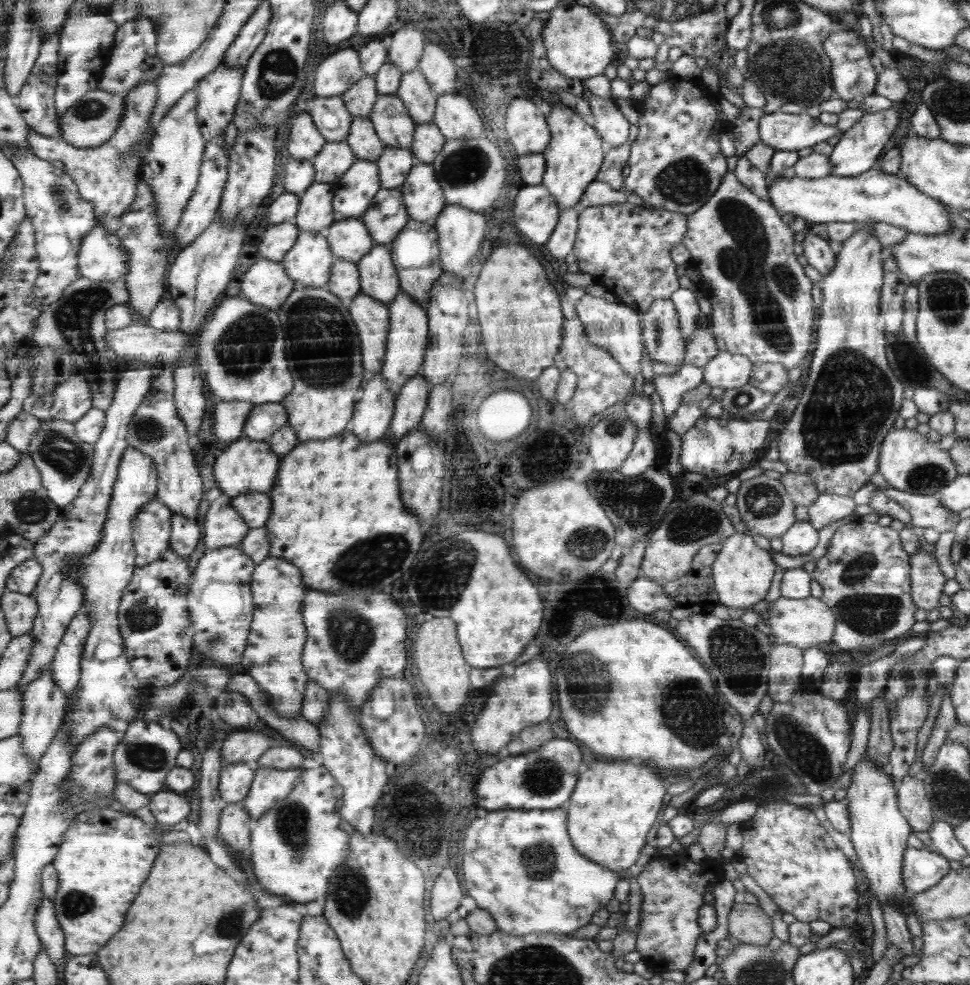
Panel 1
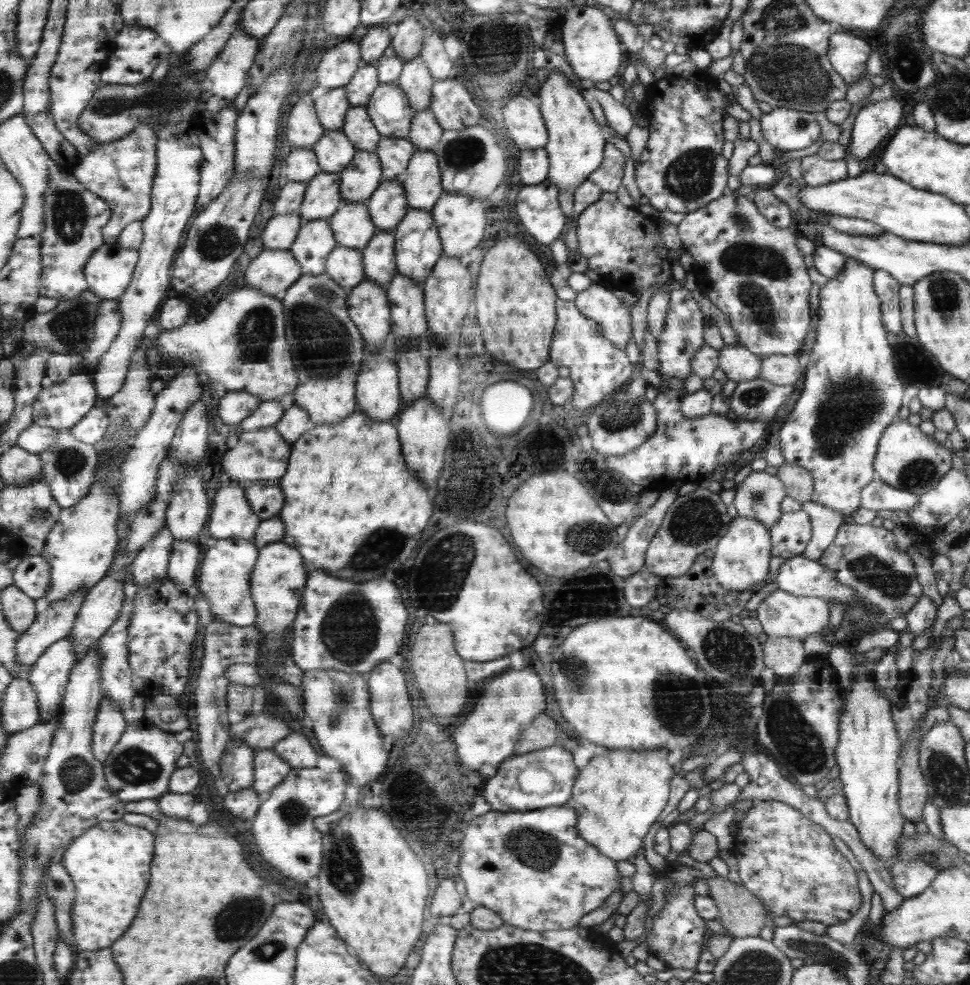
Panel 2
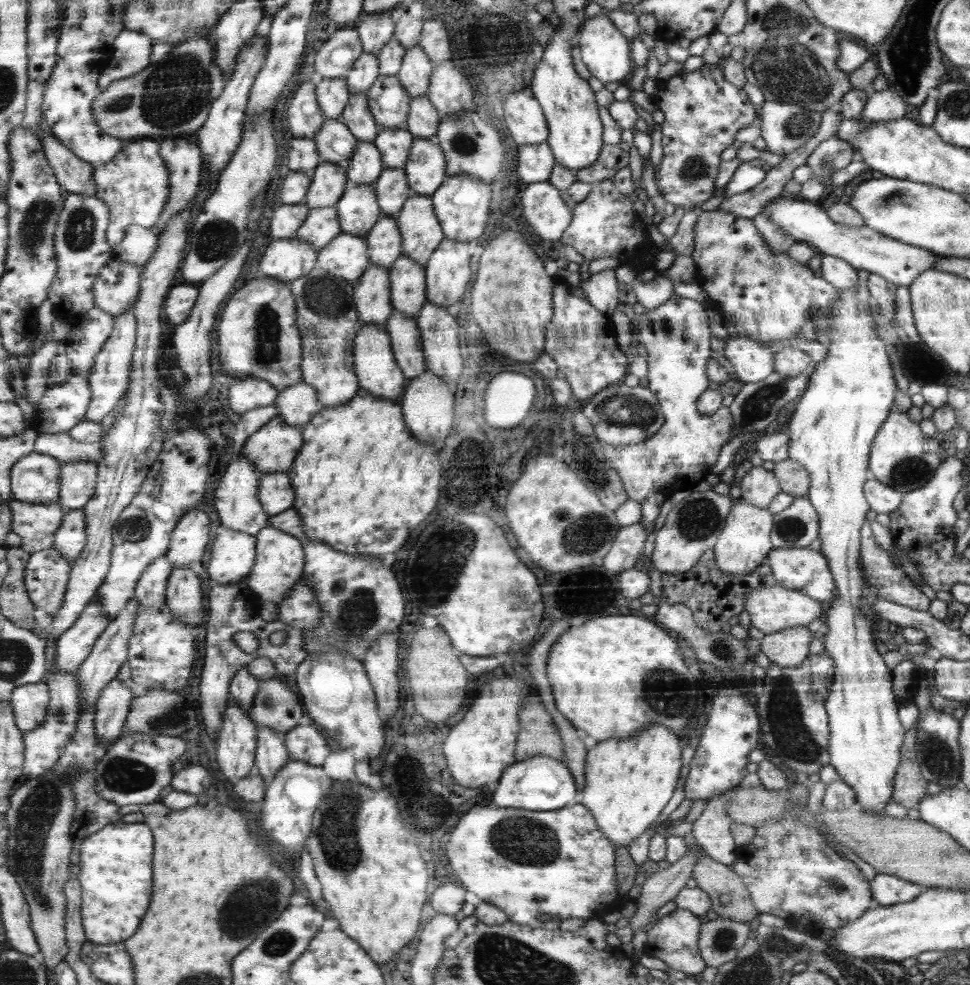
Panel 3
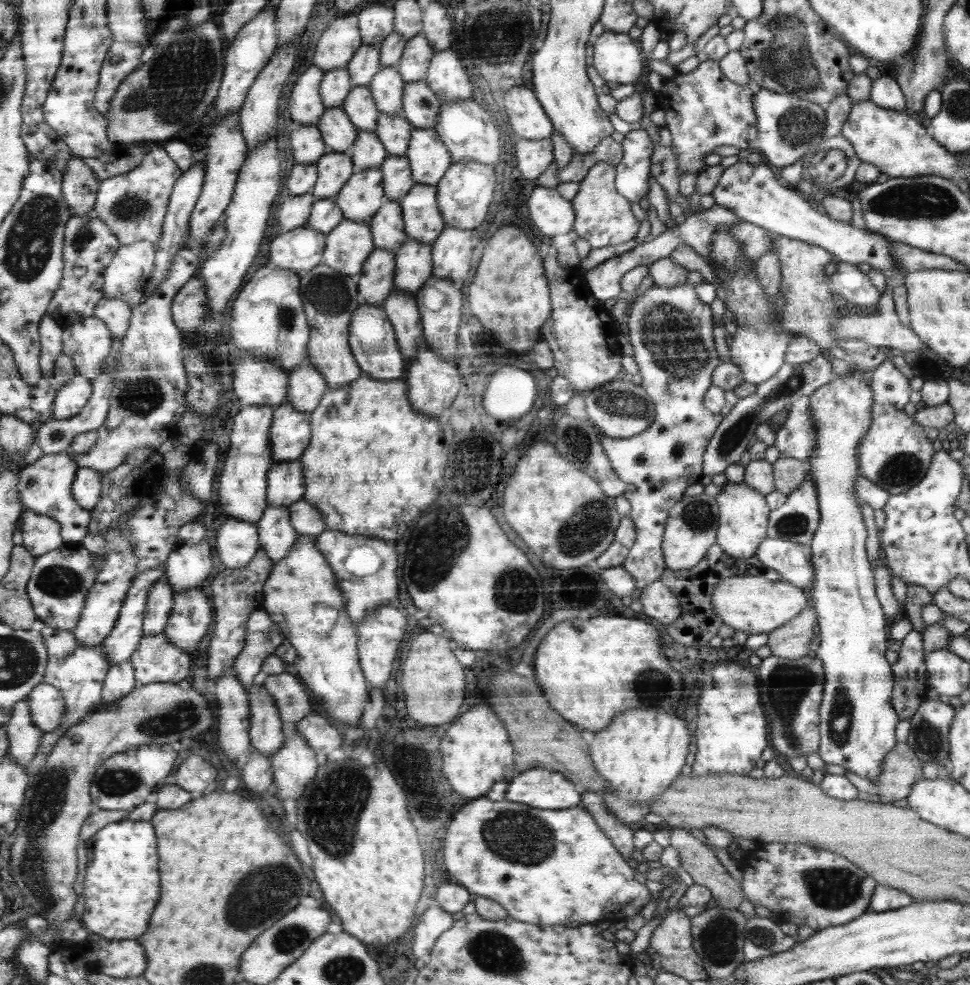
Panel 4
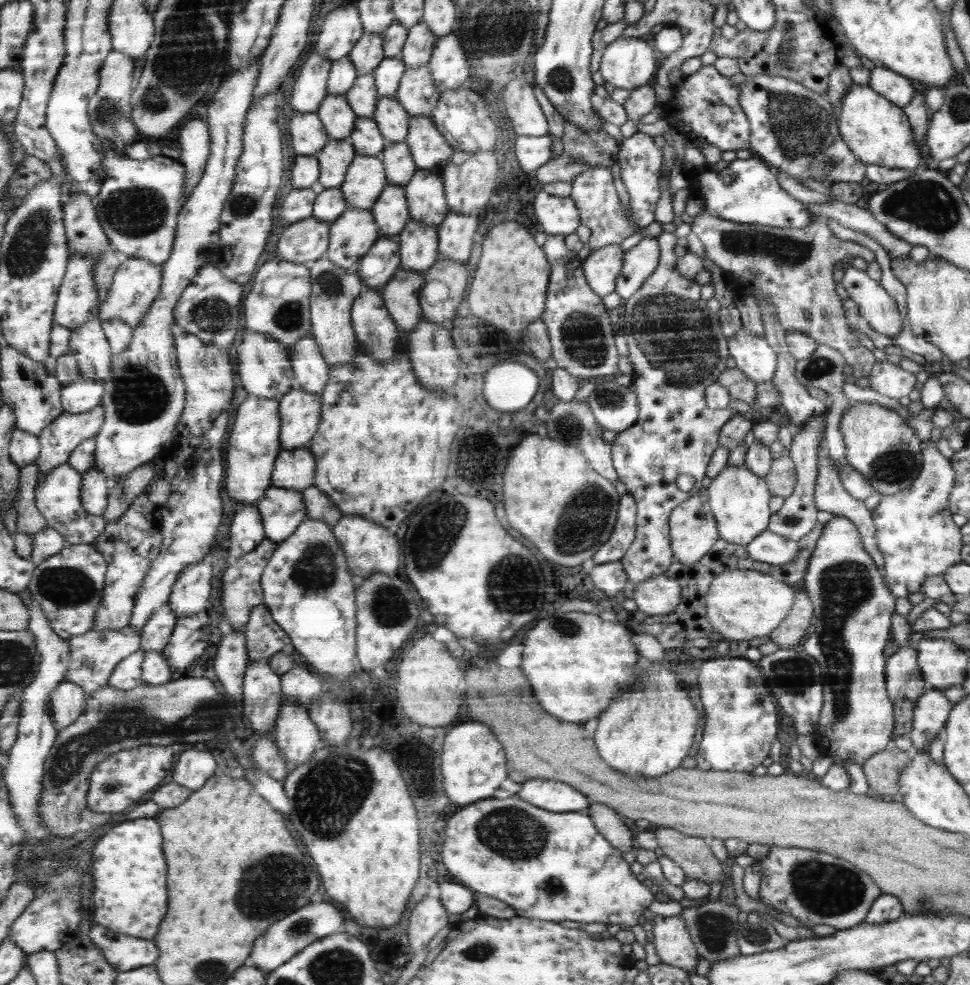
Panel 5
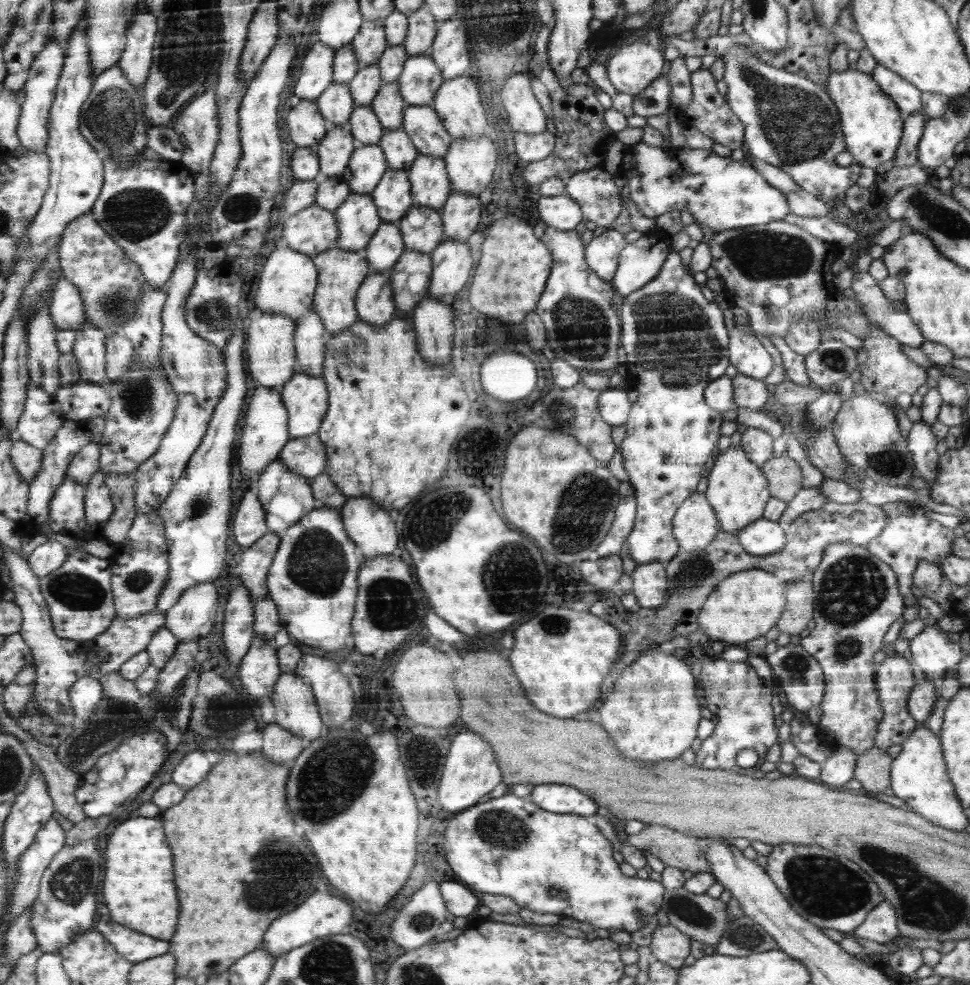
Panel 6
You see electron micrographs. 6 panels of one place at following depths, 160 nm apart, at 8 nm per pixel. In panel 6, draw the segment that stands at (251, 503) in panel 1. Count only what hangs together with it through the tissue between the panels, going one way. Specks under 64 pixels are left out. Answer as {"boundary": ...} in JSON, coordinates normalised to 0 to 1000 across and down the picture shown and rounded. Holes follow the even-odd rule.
{"boundary":[[[328,440],[301,445],[293,452],[288,465],[297,471],[299,478],[313,482],[319,488],[332,481],[336,473],[335,453]]]}

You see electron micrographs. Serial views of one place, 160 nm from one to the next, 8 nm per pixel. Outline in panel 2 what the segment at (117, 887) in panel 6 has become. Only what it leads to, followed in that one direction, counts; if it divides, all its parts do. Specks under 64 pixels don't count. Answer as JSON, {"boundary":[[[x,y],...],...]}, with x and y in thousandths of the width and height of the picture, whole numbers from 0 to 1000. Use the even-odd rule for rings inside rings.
{"boundary":[[[127,831],[105,837],[91,842],[66,864],[65,877],[79,899],[74,930],[81,965],[113,962],[124,954],[142,932],[144,918],[153,906],[160,847]]]}

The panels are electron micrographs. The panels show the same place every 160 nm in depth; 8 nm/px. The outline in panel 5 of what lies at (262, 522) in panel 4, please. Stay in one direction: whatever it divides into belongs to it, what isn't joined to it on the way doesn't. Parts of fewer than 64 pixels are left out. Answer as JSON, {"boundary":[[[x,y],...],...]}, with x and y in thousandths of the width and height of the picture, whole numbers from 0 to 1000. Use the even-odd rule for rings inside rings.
{"boundary":[[[278,493],[264,515],[269,521],[273,546],[286,552],[299,545],[316,527],[315,507],[309,497]]]}

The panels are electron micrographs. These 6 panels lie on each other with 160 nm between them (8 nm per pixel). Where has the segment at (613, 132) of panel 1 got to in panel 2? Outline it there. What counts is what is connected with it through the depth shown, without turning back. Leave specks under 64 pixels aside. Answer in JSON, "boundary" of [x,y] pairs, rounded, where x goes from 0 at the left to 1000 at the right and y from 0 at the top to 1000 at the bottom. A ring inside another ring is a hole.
{"boundary":[[[610,89],[606,91],[606,95],[616,102],[626,122],[625,125],[639,139],[644,139],[652,132],[655,122],[647,112],[646,105],[637,104],[635,101],[633,102],[633,98],[629,97],[629,94],[623,95],[623,93],[610,91]]]}

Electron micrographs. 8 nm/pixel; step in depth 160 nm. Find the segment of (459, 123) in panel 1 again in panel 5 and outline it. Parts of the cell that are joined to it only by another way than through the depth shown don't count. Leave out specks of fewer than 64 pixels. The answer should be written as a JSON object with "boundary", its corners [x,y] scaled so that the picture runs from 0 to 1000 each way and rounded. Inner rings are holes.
{"boundary":[[[468,35],[452,39],[444,61],[439,66],[456,92],[470,91],[482,83],[482,63],[474,41]]]}

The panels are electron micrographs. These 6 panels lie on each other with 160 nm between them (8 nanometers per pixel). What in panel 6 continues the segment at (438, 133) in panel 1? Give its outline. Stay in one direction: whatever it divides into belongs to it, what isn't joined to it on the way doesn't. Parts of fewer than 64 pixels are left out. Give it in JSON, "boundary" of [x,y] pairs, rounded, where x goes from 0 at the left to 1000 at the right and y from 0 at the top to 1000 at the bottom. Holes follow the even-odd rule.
{"boundary":[[[430,55],[420,59],[414,77],[409,82],[421,107],[444,107],[458,79],[444,56]]]}

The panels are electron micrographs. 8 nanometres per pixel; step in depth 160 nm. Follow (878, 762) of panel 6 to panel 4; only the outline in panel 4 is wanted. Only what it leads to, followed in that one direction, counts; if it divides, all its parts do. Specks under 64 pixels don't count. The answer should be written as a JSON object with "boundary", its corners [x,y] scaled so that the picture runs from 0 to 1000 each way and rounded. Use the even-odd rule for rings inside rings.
{"boundary":[[[935,753],[923,755],[909,773],[908,785],[903,790],[902,797],[907,802],[907,815],[919,816],[936,809],[940,798],[952,789],[952,777],[944,764]]]}

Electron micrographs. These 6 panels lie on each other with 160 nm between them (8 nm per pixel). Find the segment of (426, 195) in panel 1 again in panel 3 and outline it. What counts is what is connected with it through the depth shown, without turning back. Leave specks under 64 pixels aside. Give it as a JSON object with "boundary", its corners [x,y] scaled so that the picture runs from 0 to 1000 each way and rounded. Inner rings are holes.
{"boundary":[[[427,140],[416,170],[424,193],[445,199],[460,184],[460,161],[448,141]]]}

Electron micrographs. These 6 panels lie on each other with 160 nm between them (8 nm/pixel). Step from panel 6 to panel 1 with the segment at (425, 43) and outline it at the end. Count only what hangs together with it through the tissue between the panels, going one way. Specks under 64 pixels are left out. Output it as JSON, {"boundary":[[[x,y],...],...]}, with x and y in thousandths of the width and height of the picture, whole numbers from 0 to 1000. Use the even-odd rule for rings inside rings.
{"boundary":[[[432,69],[415,75],[409,92],[406,94],[416,104],[420,112],[430,126],[447,123],[452,99],[445,93],[439,76]]]}

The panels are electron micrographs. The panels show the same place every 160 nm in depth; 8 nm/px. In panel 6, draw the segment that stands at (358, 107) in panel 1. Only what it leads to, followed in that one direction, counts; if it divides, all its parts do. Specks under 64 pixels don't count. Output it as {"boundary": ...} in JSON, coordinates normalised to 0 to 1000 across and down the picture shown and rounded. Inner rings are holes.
{"boundary":[[[395,19],[375,20],[361,46],[366,52],[370,69],[389,65],[400,48],[398,26]]]}

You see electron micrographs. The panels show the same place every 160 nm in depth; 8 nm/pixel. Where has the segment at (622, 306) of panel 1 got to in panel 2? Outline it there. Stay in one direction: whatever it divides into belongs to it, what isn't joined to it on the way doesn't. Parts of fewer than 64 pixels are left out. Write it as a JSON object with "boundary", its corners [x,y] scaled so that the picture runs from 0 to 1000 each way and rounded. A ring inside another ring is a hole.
{"boundary":[[[610,285],[609,289],[593,299],[591,305],[598,317],[605,323],[612,324],[621,331],[621,338],[639,355],[645,353],[652,342],[652,325],[647,313],[641,313],[639,305],[633,303],[629,294],[616,290]]]}

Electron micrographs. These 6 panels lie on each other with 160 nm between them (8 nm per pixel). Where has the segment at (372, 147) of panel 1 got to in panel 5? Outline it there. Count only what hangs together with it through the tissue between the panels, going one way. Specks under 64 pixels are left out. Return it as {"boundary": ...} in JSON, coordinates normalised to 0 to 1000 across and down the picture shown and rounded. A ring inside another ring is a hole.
{"boundary":[[[385,75],[369,76],[363,89],[356,93],[362,111],[368,118],[385,120],[389,107],[389,89]]]}

